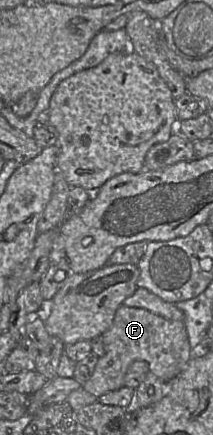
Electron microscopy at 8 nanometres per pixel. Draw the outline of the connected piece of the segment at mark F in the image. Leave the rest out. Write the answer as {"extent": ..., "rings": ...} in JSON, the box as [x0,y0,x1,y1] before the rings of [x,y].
{"extent":[82,305,193,398],"rings":[[[121,305],[112,326],[101,335],[105,355],[82,387],[97,398],[124,386],[124,377],[134,361],[145,361],[150,371],[164,382],[172,381],[193,357],[193,349],[183,321],[169,320],[149,310]]]}

